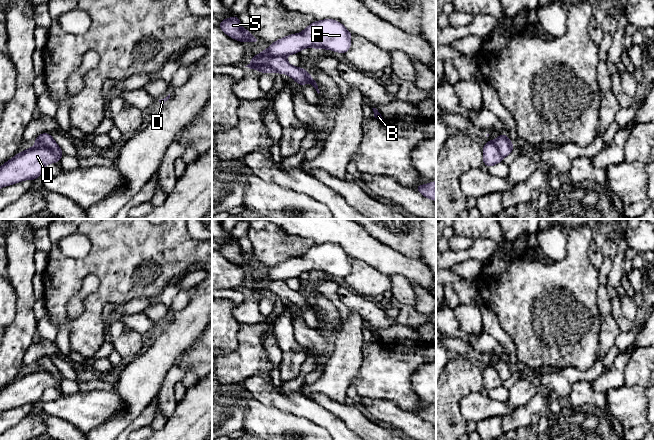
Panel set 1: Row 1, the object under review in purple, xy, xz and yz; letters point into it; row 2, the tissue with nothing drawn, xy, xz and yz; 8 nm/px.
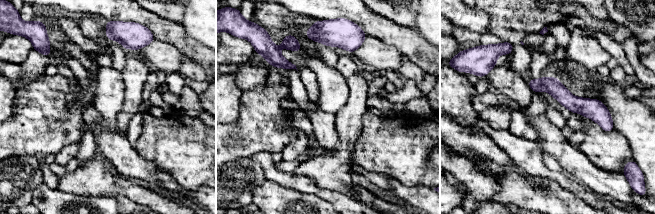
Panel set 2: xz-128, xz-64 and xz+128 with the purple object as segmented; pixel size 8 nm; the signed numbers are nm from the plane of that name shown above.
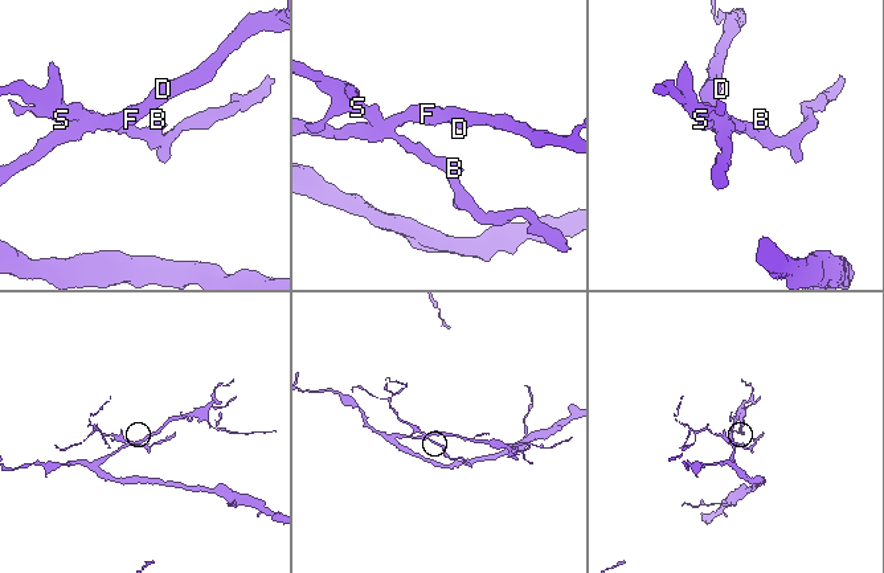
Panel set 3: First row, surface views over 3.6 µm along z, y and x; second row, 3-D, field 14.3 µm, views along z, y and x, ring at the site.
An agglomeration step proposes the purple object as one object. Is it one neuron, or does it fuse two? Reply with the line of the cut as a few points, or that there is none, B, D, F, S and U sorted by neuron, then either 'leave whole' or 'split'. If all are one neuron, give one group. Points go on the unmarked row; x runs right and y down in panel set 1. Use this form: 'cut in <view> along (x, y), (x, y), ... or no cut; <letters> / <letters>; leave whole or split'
cut in xz along (284, 280), (273, 280), (268, 285), (270, 295); B S / D F U; split

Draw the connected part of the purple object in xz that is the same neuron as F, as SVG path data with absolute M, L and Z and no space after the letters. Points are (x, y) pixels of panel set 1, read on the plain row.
M336 244L314 245L302 256L288 259L273 266L268 273L253 280L251 286L245 291L257 293L261 298L270 297L268 285L272 281L285 281L300 277L302 273L310 271L317 274L329 273L345 278L351 272L352 259L342 247Z

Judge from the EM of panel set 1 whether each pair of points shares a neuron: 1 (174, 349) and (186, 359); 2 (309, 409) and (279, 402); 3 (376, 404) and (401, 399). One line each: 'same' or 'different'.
1: different
2: same
3: different

